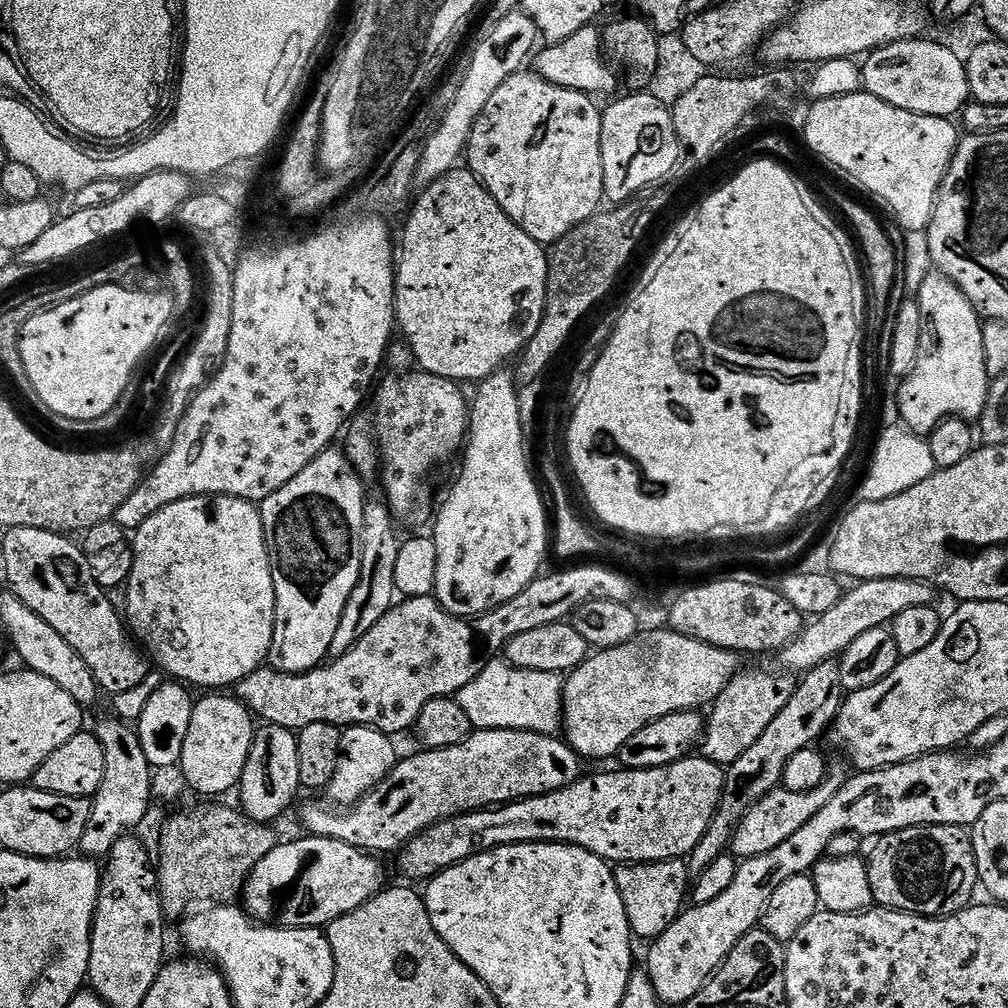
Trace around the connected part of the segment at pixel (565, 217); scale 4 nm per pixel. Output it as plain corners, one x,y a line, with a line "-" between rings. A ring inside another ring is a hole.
523,70
502,83
498,87
494,96
487,102
486,108
482,110
481,116
476,120
473,126
472,134
468,139
466,149
466,164
470,171
480,179
481,184
487,188
489,194
500,204
500,209
516,223
522,230
526,230
526,234
530,234
530,238
534,238
539,244
545,246
555,246
558,241
565,236
567,232
573,230
580,224
586,223
590,217
597,215
601,211
602,201
604,200
604,171
602,170
602,115
601,105
596,105
591,95
586,92
580,92
572,98
570,104
556,104
556,96
562,96
562,87
552,85
549,80
535,71

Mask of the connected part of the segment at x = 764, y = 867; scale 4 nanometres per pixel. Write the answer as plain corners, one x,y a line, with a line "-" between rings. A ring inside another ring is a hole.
832,802
823,805
796,835
768,853
741,861
734,882
725,893
714,898
714,902
693,907
693,912
685,911
672,921
661,936
655,937
651,945
652,953
648,956
646,975
661,1005
687,1005
691,1001
692,987
701,982
701,976
708,972
708,968
712,968
712,964
716,964
716,960
720,960
720,952
734,948
742,936
752,932
761,923
765,902
774,888
772,880
788,874
790,866
800,866
800,874
809,873
819,860
820,849
825,847
827,839
845,831
843,816
843,809
837,804
-
776,869
780,869
780,874
774,874

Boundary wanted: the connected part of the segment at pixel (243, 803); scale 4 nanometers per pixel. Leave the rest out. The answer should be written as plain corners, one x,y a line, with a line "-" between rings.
268,722
263,726
257,727
250,758
240,776
238,804
249,821
271,825
295,802
296,795
302,792
302,785
298,774
297,733
282,724

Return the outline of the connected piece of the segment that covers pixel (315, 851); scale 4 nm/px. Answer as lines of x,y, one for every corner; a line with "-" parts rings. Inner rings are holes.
311,834
304,835
304,838
286,838
282,840
282,848
274,850
274,856
266,858
262,862
260,870
256,873
255,879
246,880
246,889
244,896
248,899
246,908
253,917
268,916
276,908
276,900
281,895
277,888
274,888
276,882
276,868
283,869
288,862
292,862
292,854
300,854
300,852
310,853
310,866
306,866
306,870
296,872
296,876
292,876
292,888
287,893
288,905
284,908
283,923
288,926
300,926
305,928
323,929
340,916
350,914
354,910
358,910
362,905
367,904
373,896
377,895
385,887
384,872
380,869
380,864
375,855
362,852
360,849
350,846
341,840
332,840
329,836
314,836

